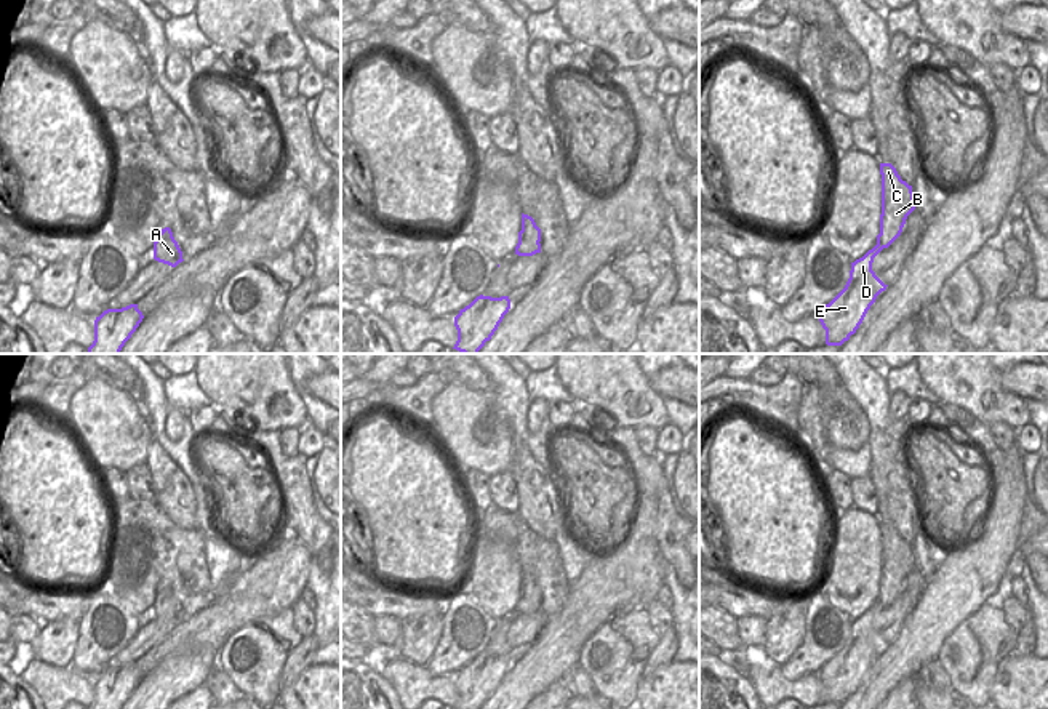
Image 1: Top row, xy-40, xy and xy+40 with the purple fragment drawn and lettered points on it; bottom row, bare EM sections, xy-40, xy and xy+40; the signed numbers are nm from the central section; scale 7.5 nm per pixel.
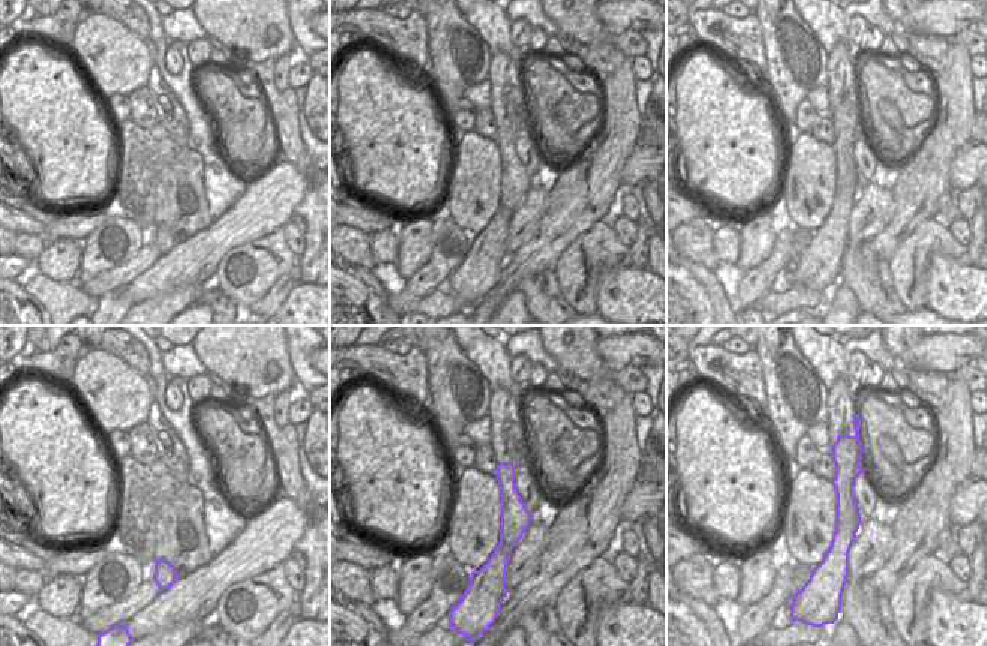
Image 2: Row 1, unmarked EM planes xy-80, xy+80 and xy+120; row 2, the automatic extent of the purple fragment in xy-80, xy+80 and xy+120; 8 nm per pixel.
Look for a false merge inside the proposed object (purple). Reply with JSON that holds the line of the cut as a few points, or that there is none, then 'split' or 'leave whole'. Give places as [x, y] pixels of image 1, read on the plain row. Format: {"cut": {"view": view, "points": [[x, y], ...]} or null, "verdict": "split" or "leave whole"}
{"cut": {"view": "xy", "points": [[522, 588], [527, 604], [535, 599], [538, 600]]}, "verdict": "split"}

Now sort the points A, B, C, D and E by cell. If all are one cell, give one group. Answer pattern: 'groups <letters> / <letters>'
groups A / B C D E

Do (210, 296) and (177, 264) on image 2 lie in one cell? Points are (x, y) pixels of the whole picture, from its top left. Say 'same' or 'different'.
different

